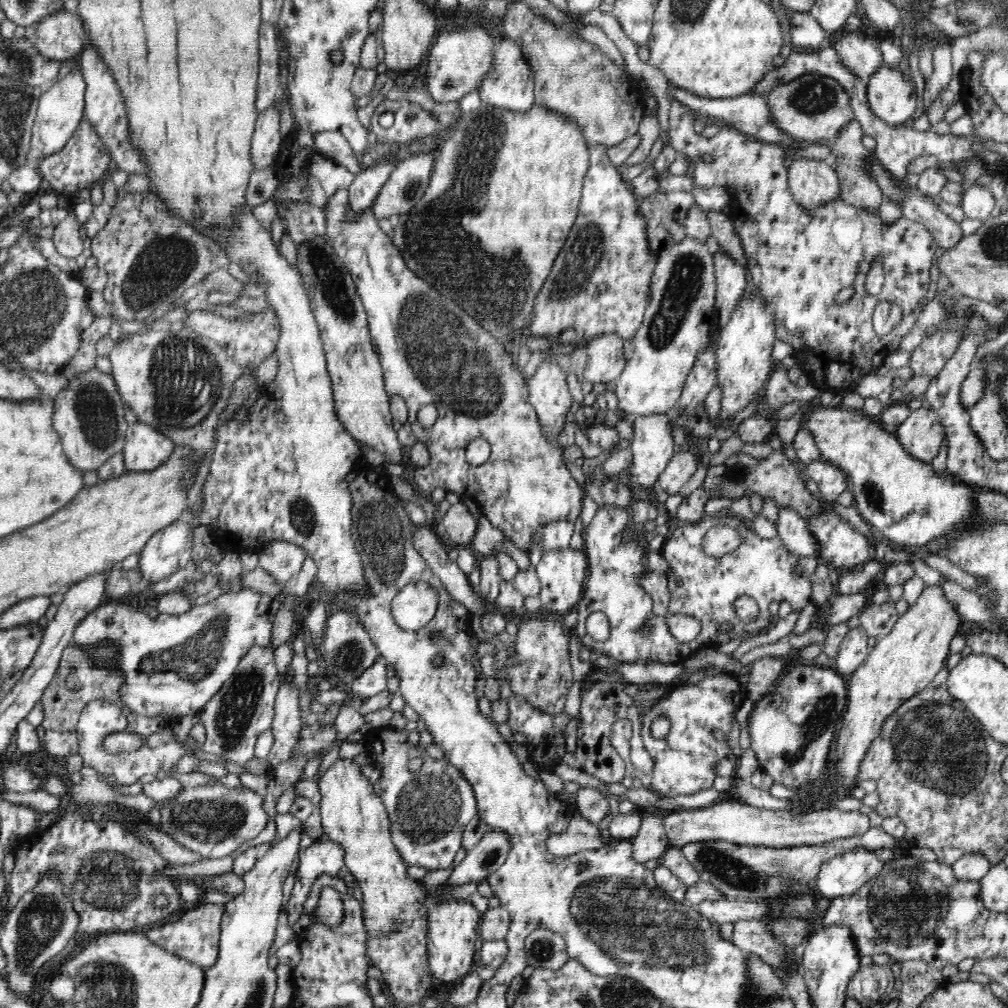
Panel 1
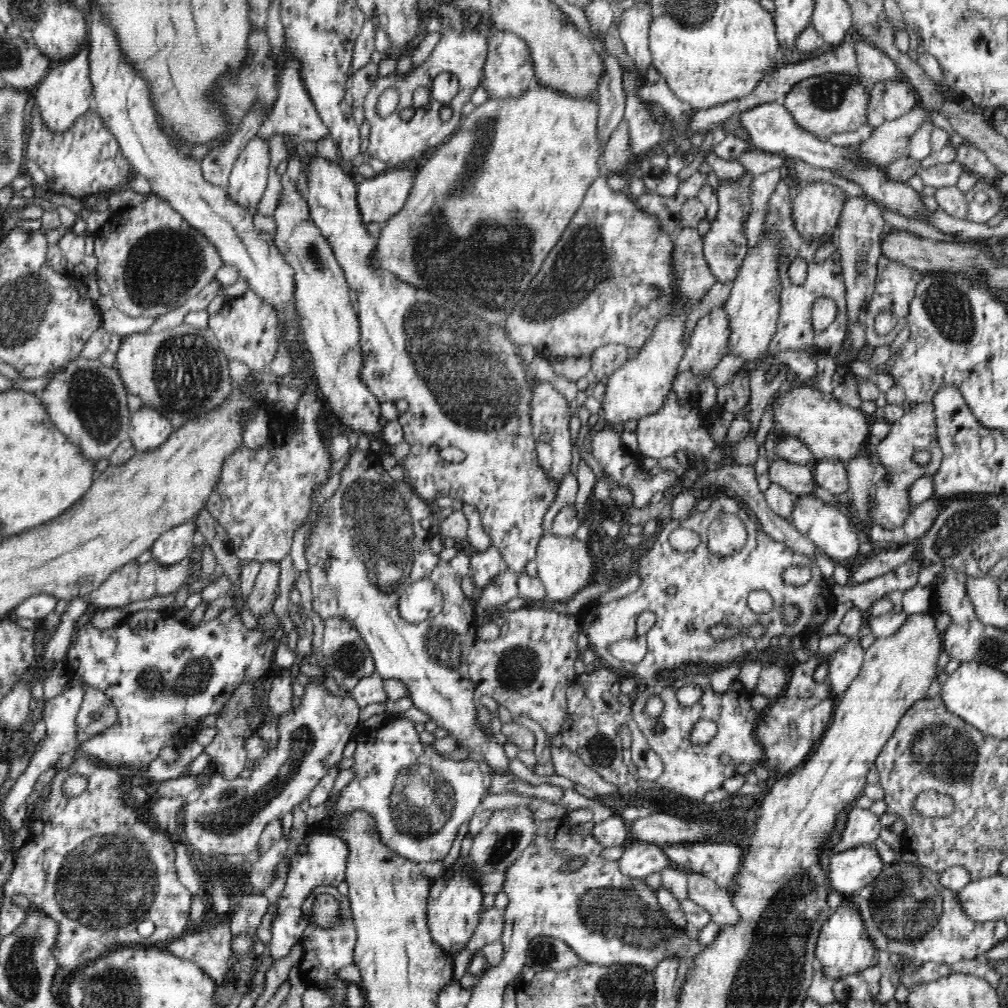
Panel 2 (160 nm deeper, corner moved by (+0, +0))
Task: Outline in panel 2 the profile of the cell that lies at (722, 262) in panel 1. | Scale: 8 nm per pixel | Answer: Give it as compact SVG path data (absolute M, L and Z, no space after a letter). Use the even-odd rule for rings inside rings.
M746 171L746 176L737 183L720 181L716 188L718 212L716 218L710 223L708 232L703 236L703 255L712 274L722 283L734 282L748 250L745 222L752 212L753 177Z

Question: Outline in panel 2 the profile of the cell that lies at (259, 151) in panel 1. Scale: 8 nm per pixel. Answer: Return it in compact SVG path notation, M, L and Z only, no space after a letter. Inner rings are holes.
M268 137L252 138L238 155L226 187L228 198L254 215L267 187L270 162Z

